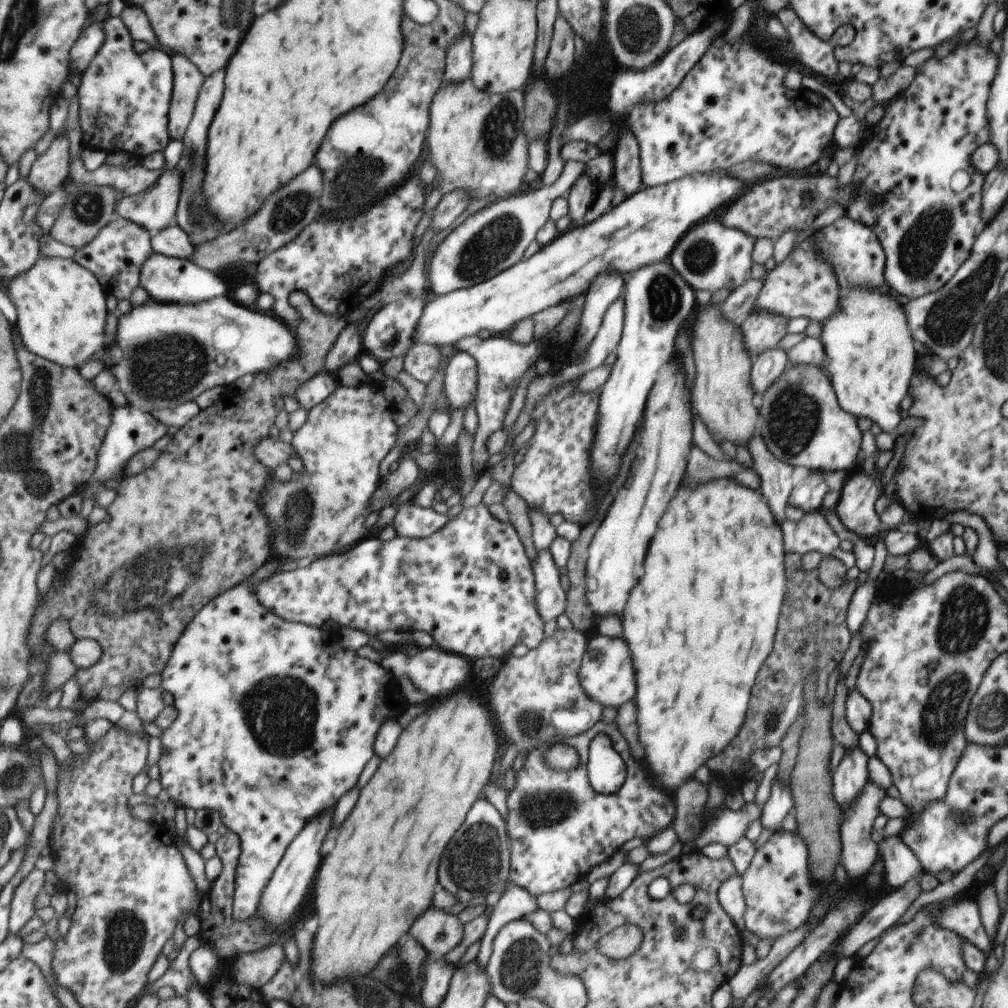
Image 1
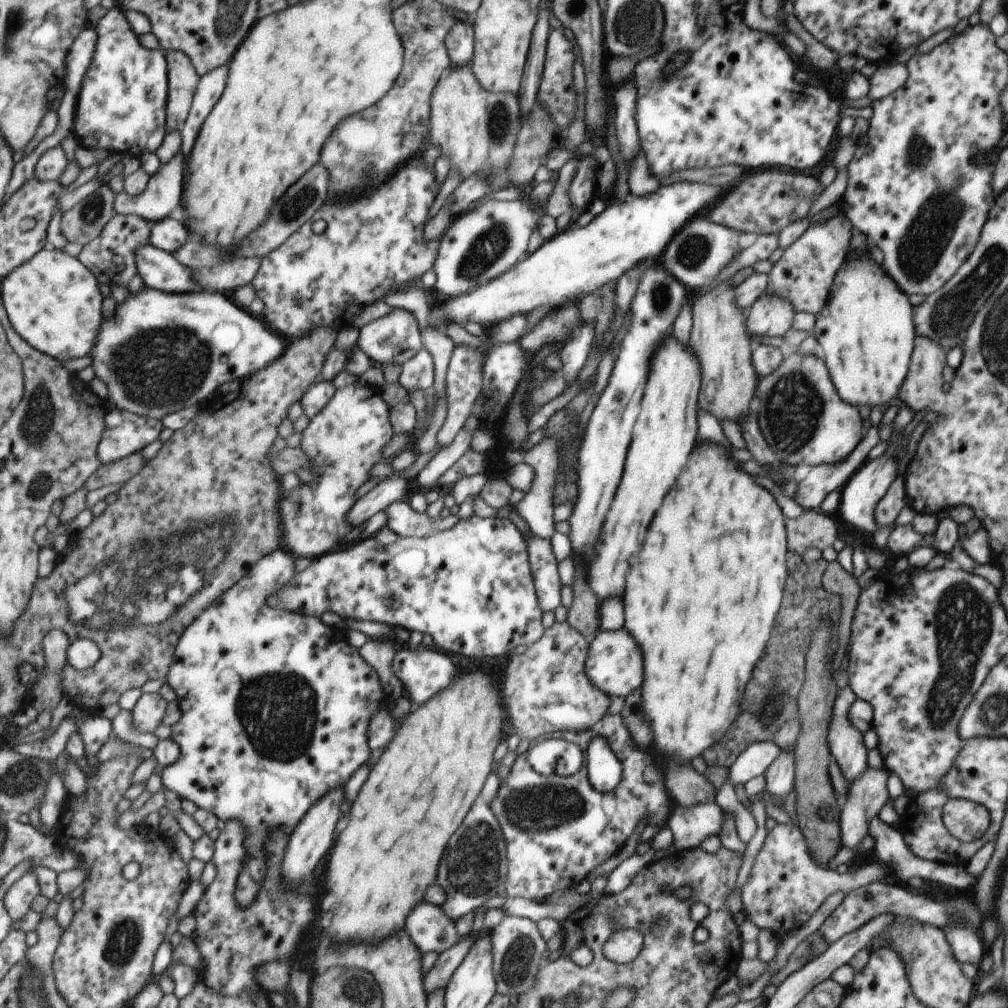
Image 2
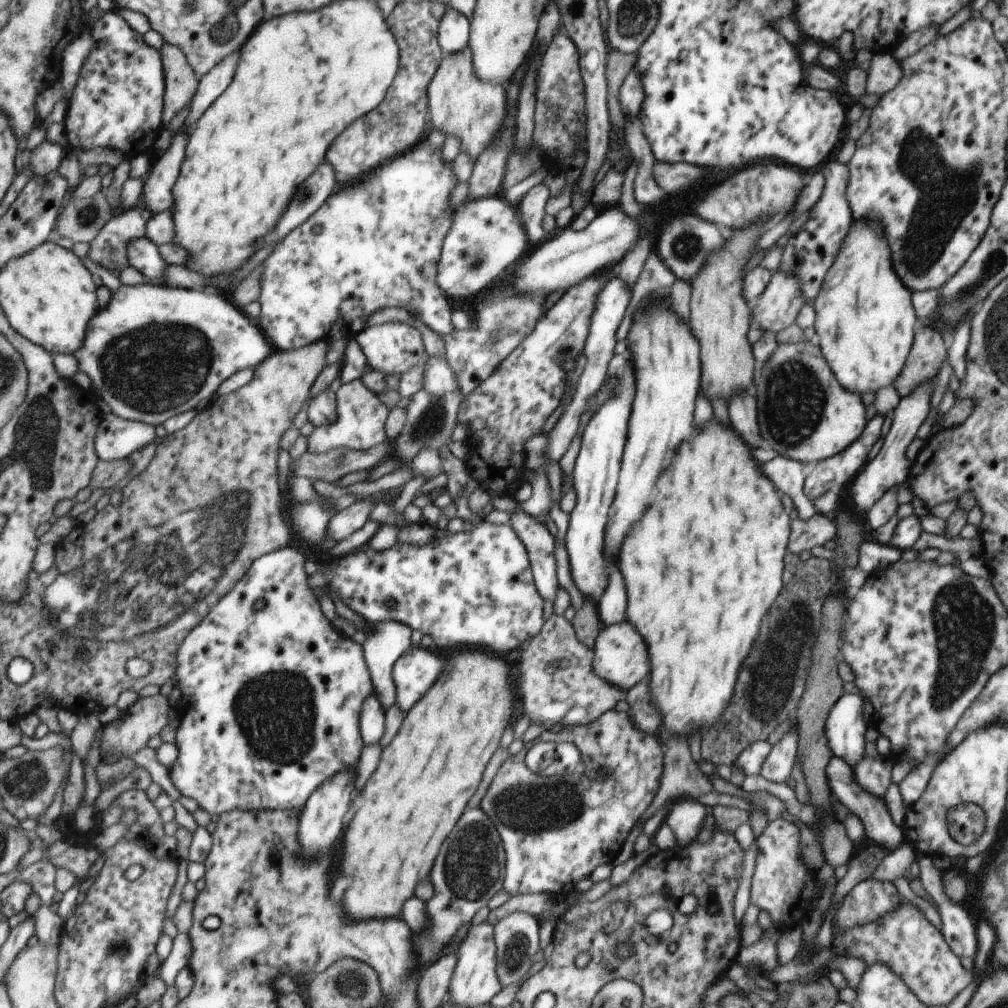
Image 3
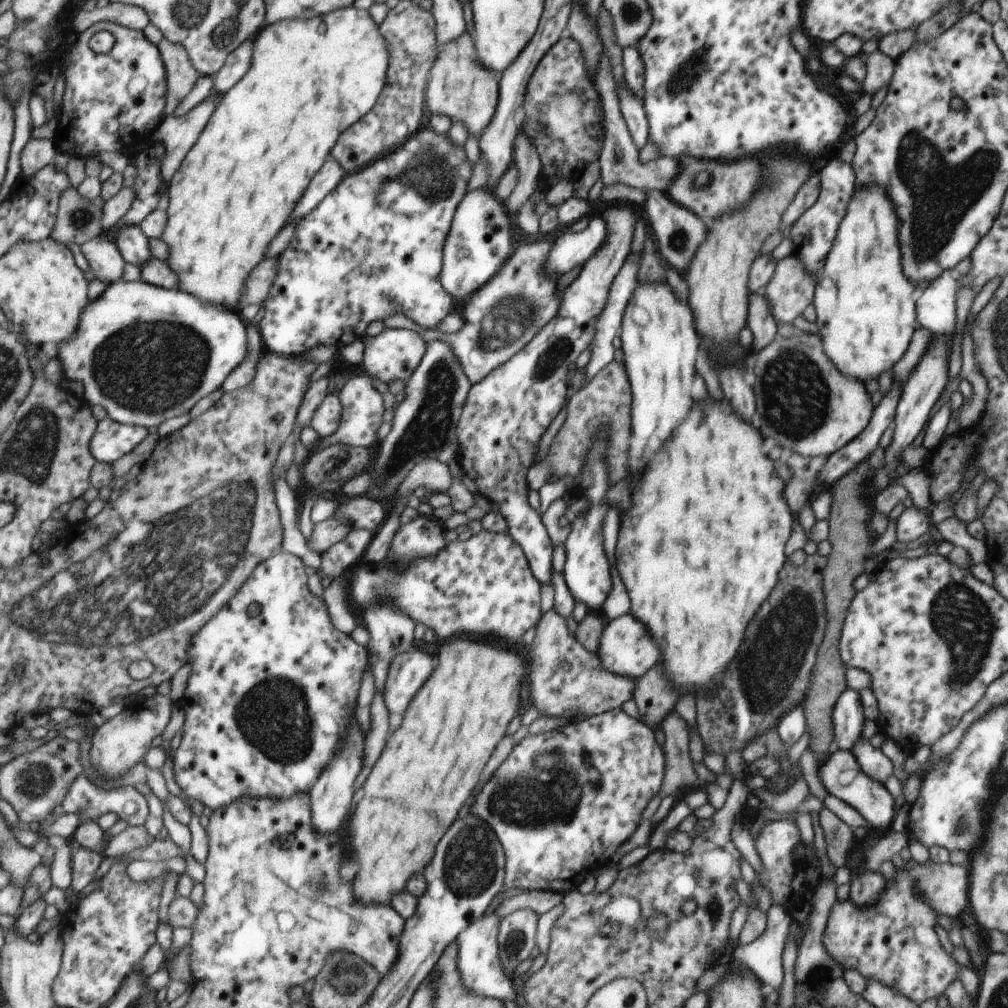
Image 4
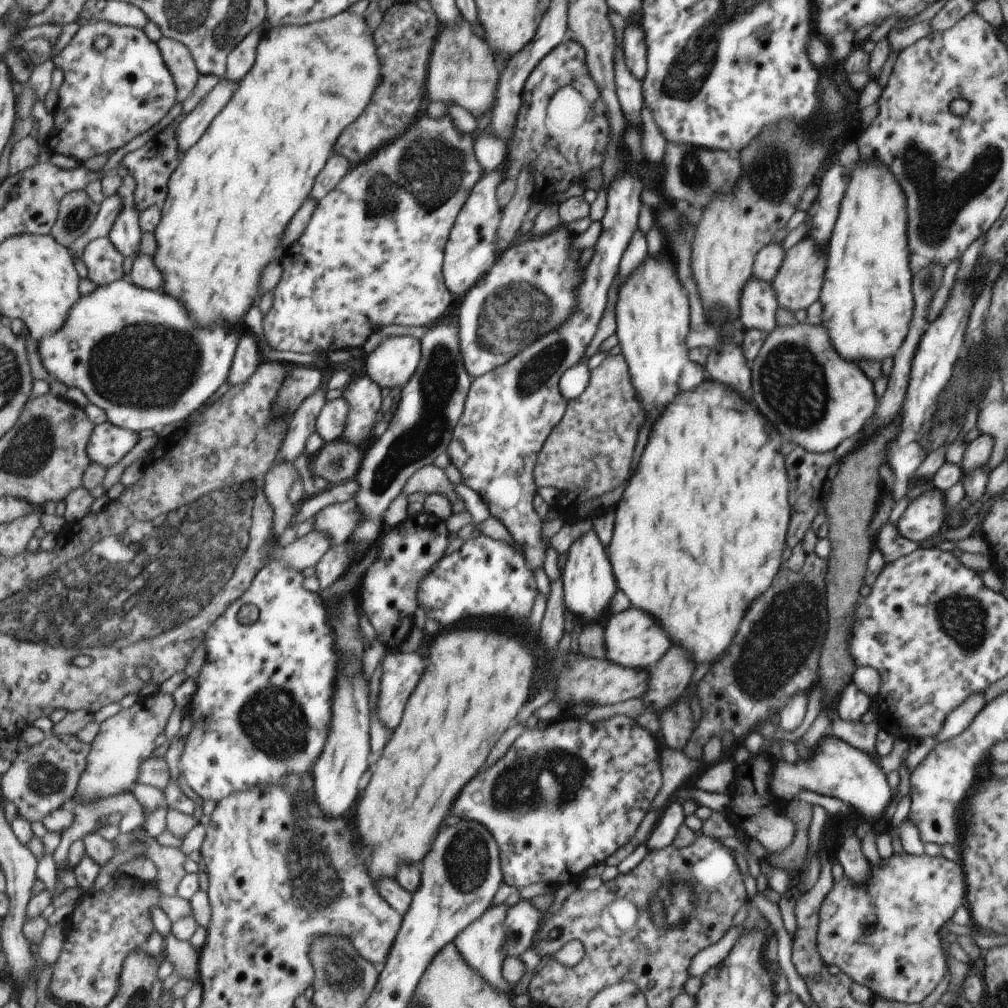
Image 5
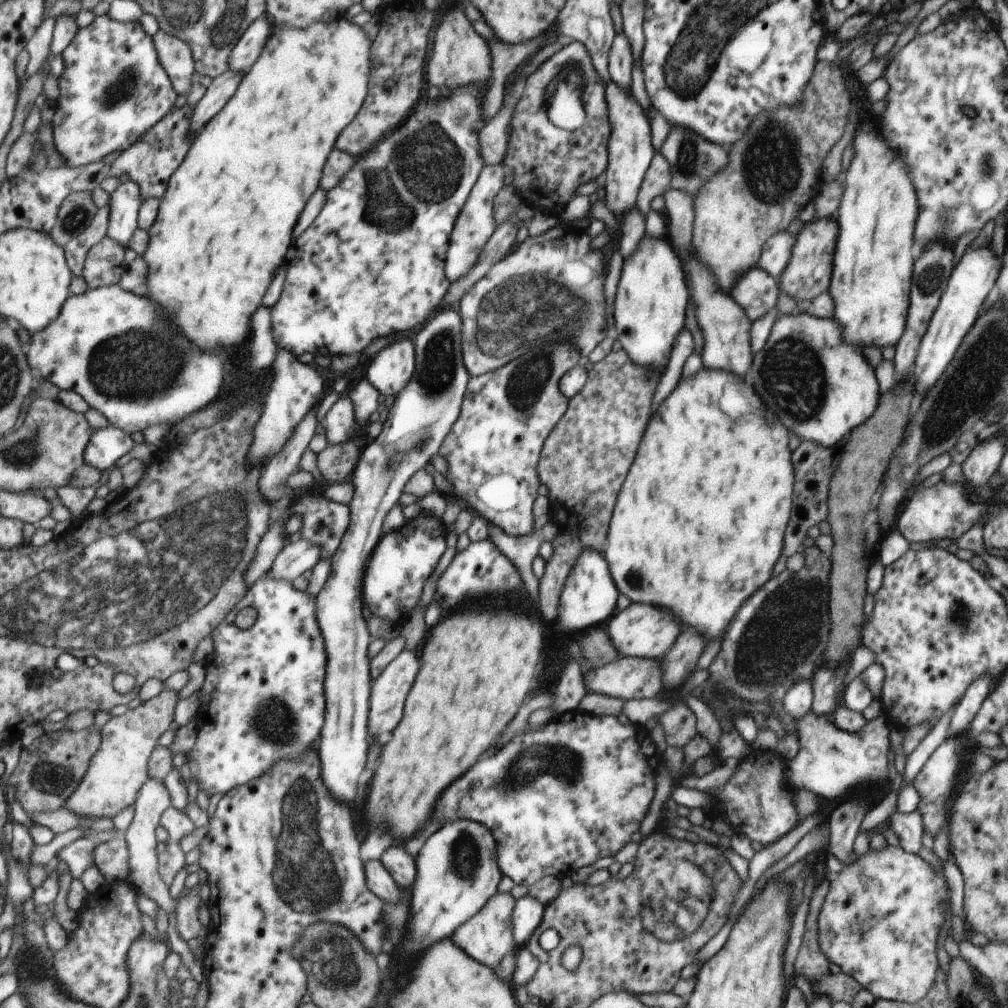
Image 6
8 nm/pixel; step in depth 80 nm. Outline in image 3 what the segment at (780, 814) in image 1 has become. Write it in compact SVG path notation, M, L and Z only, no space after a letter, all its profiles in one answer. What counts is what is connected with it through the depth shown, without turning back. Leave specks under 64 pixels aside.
M797 725L791 728L777 744L771 746L767 760L761 764L759 774L772 783L784 783L789 779L797 747Z

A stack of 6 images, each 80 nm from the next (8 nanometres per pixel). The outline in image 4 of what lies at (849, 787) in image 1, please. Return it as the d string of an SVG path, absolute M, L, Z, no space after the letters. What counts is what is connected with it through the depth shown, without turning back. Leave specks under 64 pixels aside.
M847 687L835 703L834 716L831 719L835 729L837 749L852 750L855 740L861 736L863 720L859 694Z

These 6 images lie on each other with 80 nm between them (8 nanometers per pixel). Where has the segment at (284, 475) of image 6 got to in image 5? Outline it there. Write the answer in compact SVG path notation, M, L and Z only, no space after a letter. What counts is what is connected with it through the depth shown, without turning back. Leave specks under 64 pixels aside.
M319 388L315 394L311 394L309 398L303 400L303 404L297 408L295 416L289 423L289 428L285 430L285 438L283 438L283 446L276 460L279 462L295 462L299 456L305 454L305 444L307 438L313 432L316 432L317 418L326 404L325 395L327 390Z

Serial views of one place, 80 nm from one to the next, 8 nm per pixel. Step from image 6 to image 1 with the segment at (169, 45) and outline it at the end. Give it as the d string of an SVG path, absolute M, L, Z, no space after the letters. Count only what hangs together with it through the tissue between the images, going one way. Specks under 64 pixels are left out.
M172 54L175 72L174 96L171 102L169 130L171 140L182 141L195 116L195 108L206 77L183 54Z

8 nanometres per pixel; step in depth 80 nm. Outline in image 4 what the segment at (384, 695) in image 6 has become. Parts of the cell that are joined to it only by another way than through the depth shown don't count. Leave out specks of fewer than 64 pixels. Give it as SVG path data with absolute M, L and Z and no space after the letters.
M411 650L395 664L391 664L391 680L387 680L387 692L385 692L385 702L391 712L391 716L403 716L411 700L415 698L415 692L423 684L423 680L429 676L433 670L431 658L425 652Z

